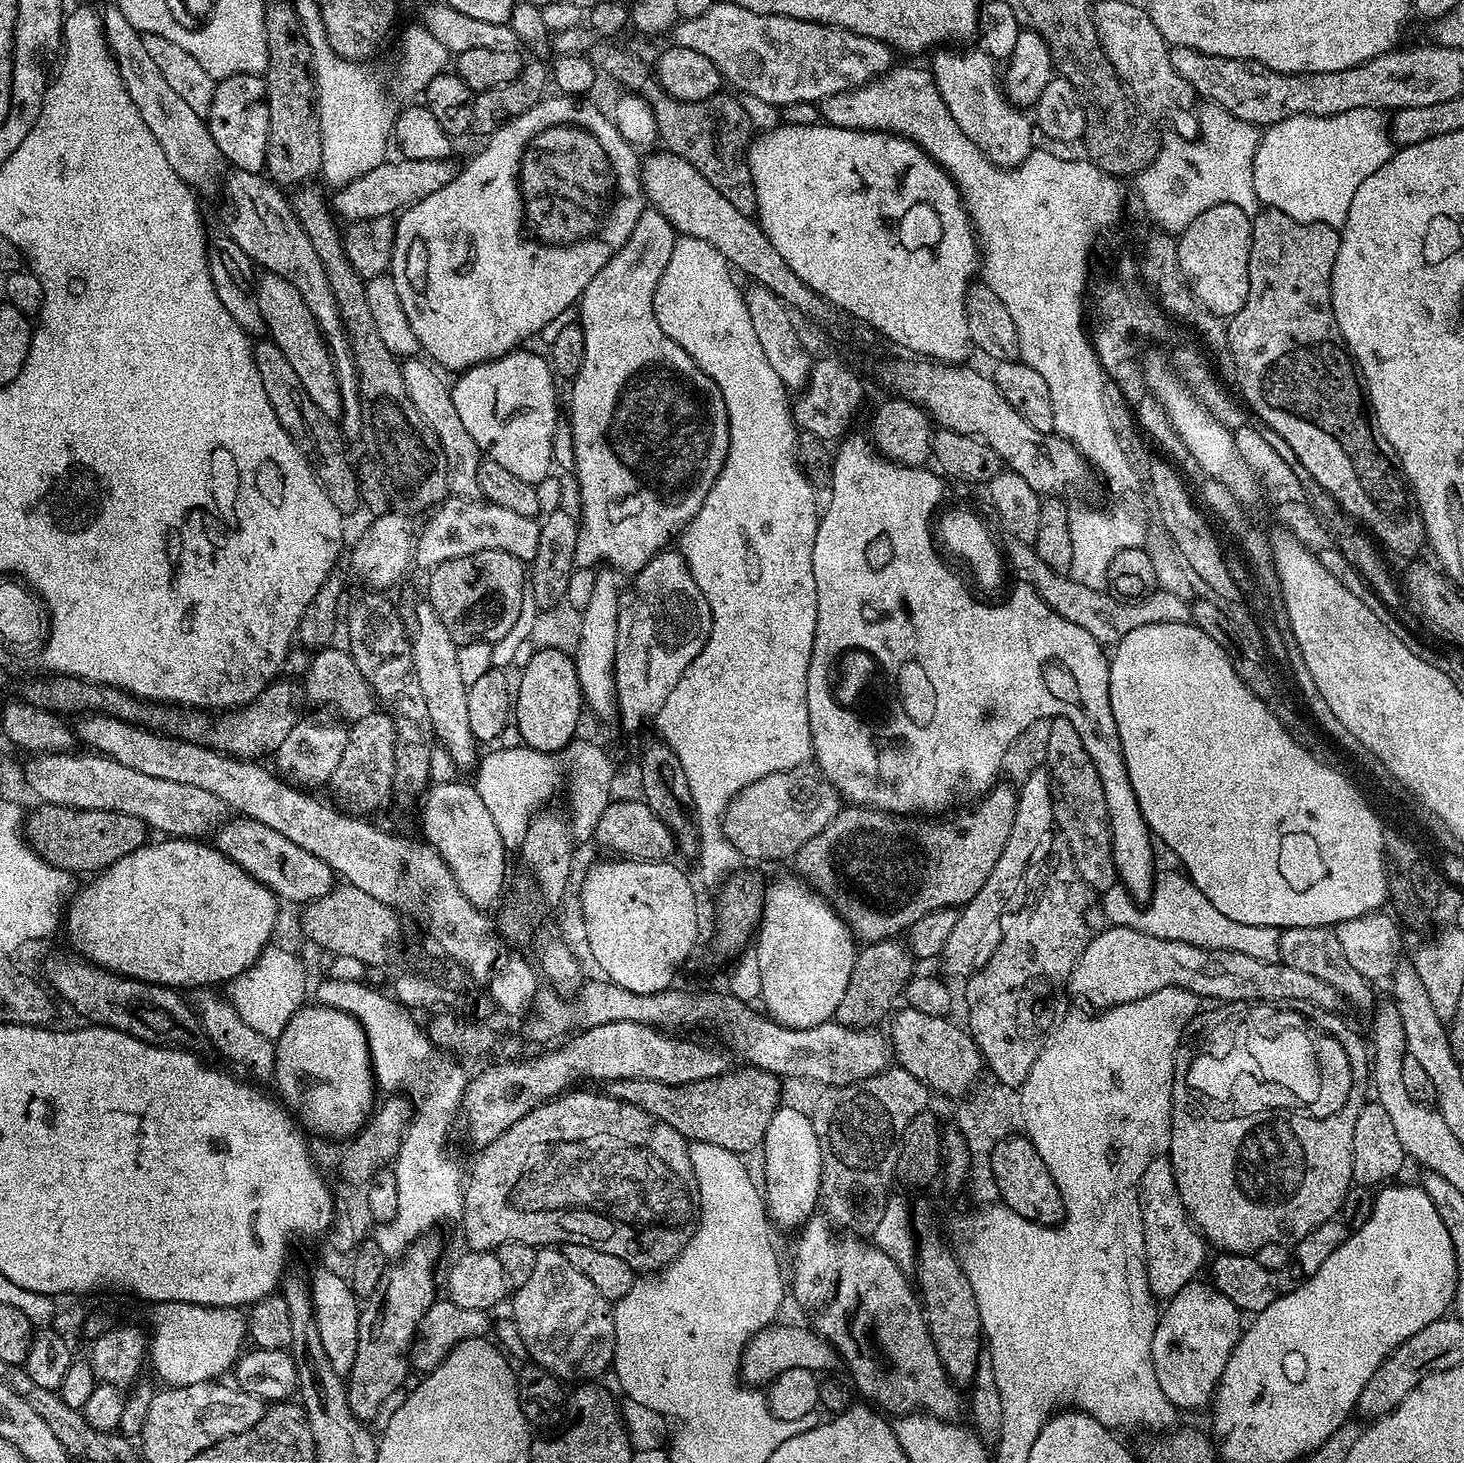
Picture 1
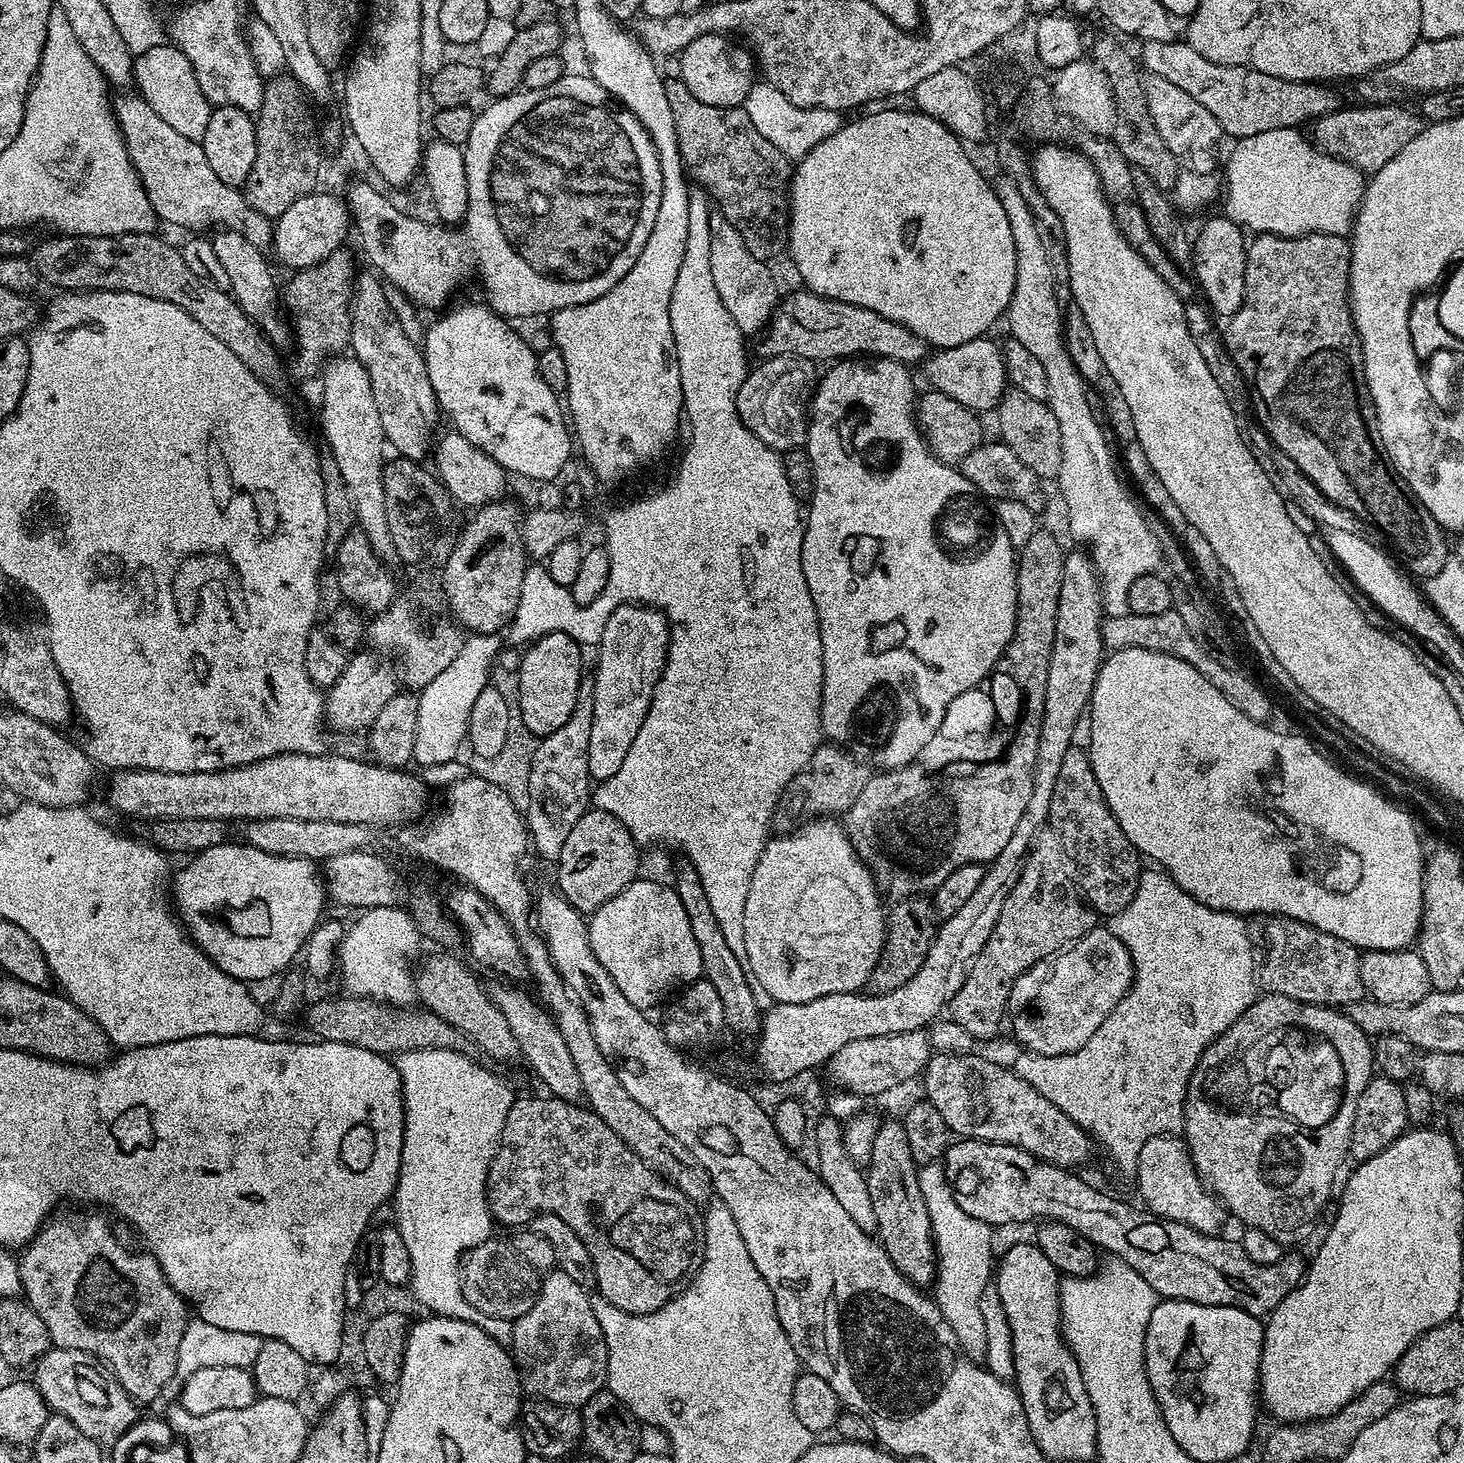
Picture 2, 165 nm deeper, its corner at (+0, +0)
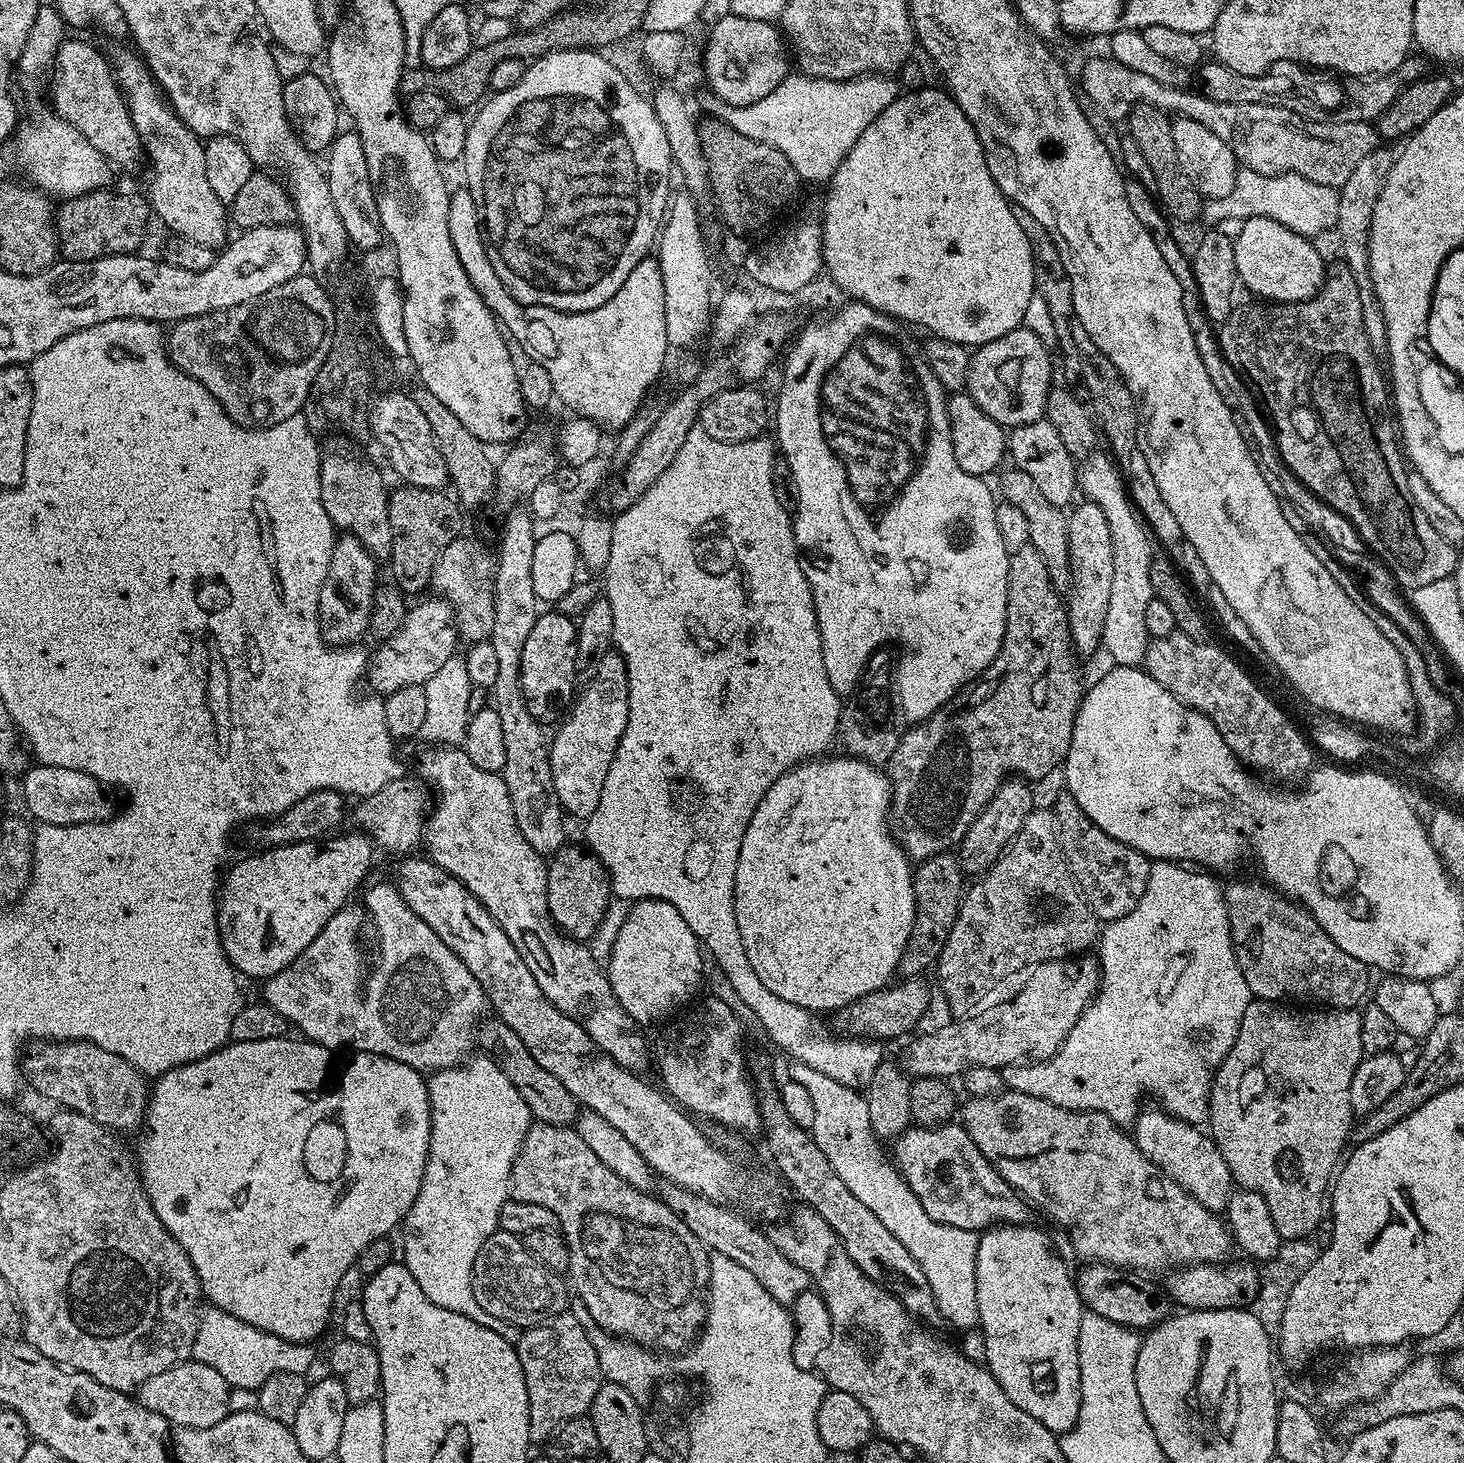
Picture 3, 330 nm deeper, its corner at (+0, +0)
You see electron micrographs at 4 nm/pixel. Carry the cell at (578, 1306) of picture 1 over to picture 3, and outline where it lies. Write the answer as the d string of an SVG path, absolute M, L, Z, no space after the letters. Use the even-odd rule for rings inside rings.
M575 1314L557 1316L555 1320L541 1324L539 1328L525 1328L520 1333L516 1344L518 1362L522 1362L522 1374L526 1378L526 1394L530 1410L530 1437L533 1441L551 1437L566 1422L587 1413L594 1394L598 1394L602 1383L600 1363L590 1338L584 1333L584 1327L578 1322Z

